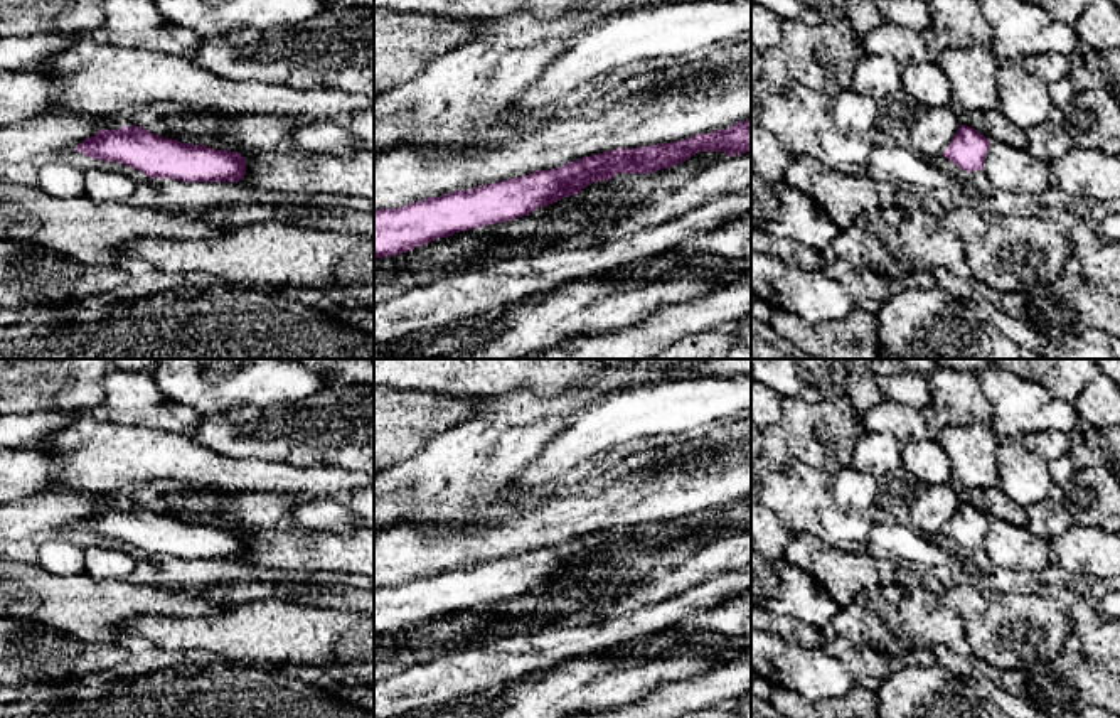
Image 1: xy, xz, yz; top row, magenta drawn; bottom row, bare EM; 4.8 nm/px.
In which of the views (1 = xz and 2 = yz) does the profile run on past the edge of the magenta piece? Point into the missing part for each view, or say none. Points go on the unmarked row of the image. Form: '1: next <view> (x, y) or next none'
1: next none
2: next none

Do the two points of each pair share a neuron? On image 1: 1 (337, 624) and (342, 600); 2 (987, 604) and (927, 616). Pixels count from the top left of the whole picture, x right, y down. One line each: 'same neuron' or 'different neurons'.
1: different neurons
2: different neurons

